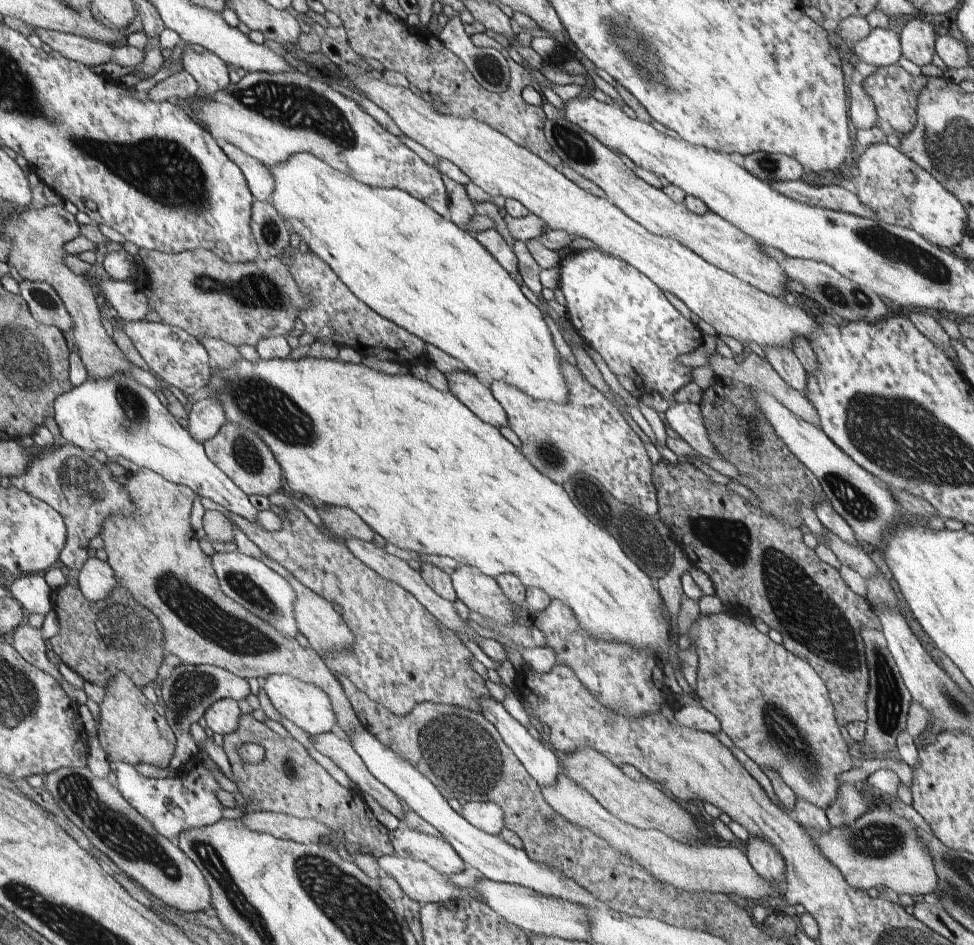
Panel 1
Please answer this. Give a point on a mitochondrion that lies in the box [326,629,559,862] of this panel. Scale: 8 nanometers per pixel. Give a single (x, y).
(460, 753)

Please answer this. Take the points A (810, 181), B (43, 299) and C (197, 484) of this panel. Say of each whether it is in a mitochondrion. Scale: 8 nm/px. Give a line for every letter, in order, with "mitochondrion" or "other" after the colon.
A: other
B: mitochondrion
C: other

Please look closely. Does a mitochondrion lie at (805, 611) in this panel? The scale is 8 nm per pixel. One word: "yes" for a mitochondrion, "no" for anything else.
yes

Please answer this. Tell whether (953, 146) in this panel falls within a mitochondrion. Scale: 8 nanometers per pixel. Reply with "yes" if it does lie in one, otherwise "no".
yes

